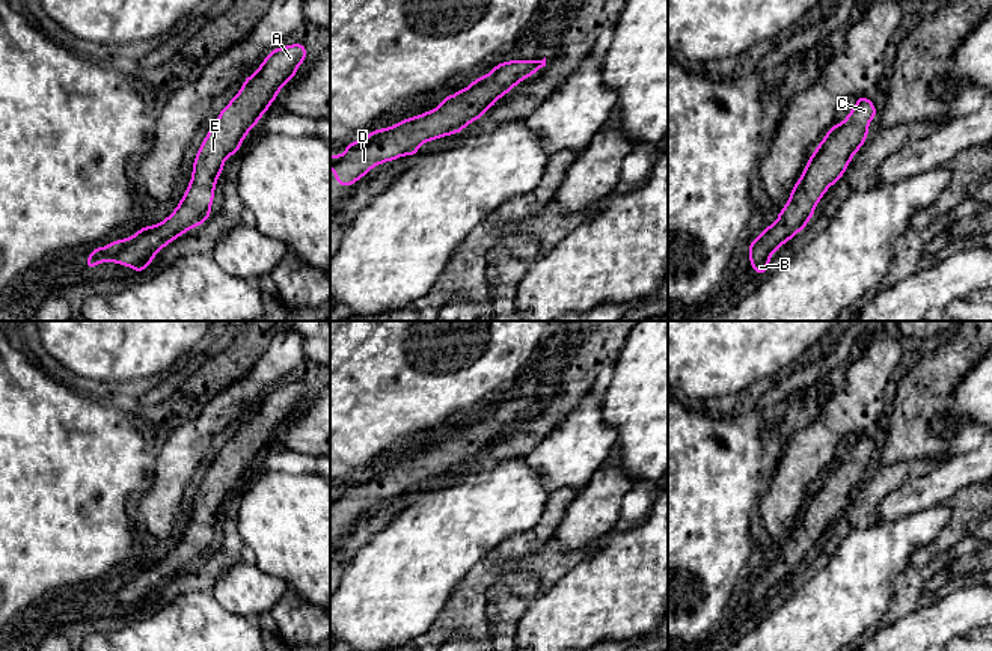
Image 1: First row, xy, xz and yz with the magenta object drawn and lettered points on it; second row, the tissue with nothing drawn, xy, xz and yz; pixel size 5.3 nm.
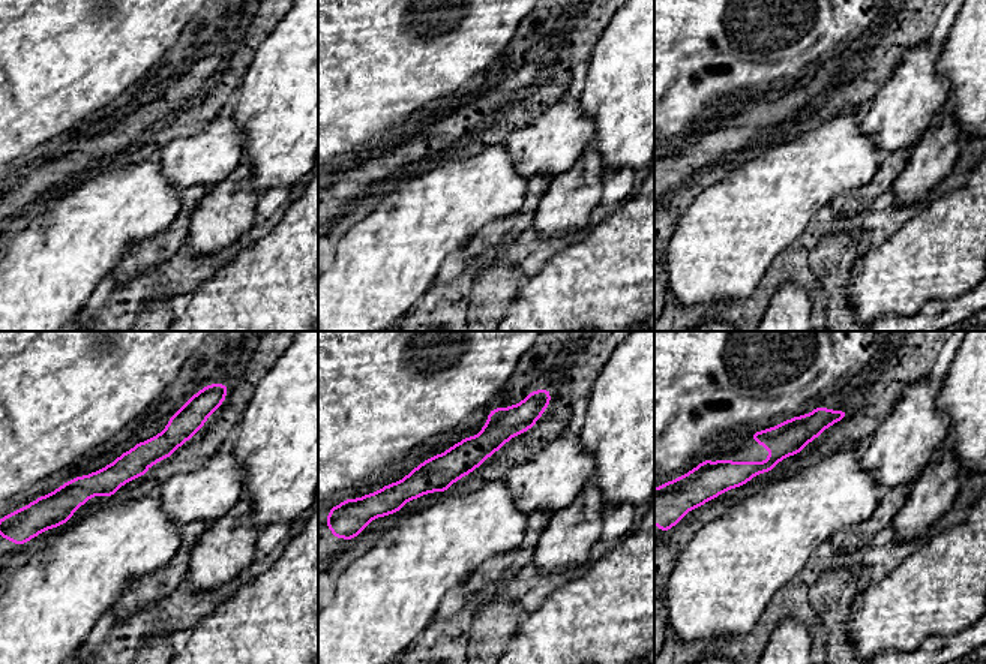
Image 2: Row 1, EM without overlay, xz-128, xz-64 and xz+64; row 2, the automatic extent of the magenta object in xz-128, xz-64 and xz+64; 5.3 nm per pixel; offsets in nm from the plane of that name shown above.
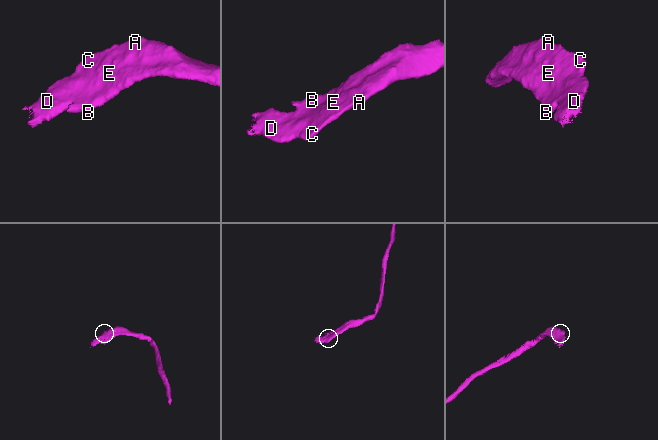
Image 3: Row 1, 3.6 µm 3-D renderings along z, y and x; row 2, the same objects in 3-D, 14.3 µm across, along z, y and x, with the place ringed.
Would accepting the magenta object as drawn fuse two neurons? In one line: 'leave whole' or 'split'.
leave whole

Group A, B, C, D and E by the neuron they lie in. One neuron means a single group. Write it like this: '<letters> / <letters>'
A B C D E

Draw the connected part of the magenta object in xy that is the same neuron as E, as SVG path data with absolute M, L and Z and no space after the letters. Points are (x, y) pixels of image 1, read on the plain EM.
M300 380L268 390L205 473L193 499L190 521L176 547L166 558L143 564L127 577L116 576L109 583L92 586L86 606L90 609L100 600L116 600L131 604L139 613L164 583L205 561L211 553L216 520L225 497L238 490L246 472L267 451L279 428L297 413L295 407L305 401L306 390L308 386Z

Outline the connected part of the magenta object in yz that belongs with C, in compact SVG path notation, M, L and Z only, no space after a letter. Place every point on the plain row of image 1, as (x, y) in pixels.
M862 432L847 455L841 461L834 461L826 470L807 499L799 518L791 524L778 558L749 580L748 594L758 613L767 609L775 588L808 562L828 526L843 515L850 497L865 481L870 458L876 454L874 442Z

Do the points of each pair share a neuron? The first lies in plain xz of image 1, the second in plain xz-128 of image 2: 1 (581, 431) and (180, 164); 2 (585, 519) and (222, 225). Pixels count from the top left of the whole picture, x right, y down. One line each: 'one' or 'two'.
1: one
2: one

